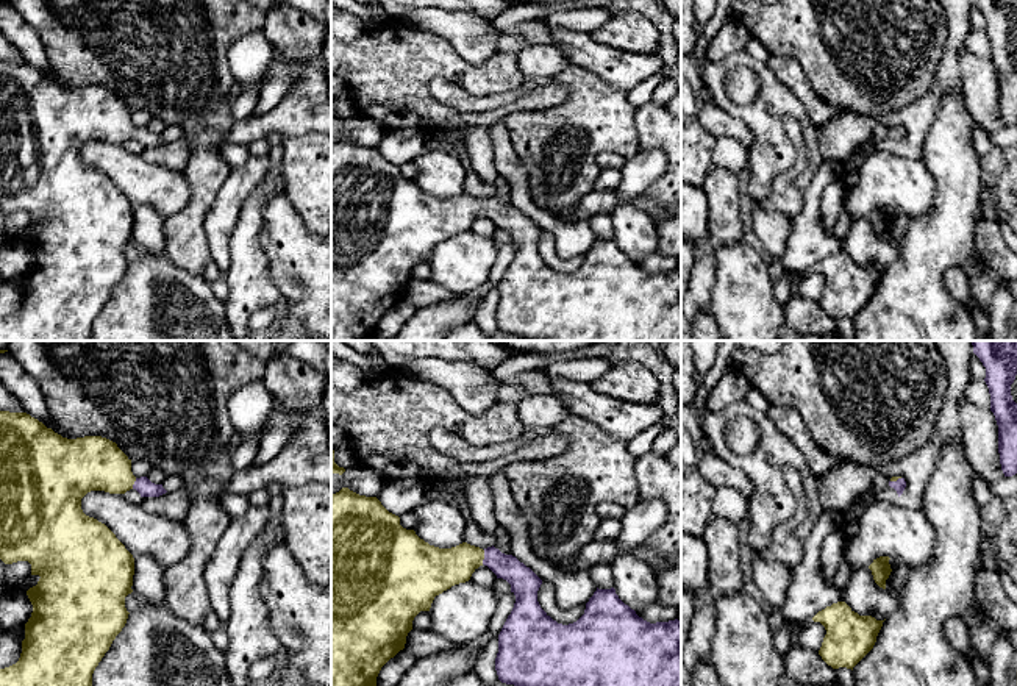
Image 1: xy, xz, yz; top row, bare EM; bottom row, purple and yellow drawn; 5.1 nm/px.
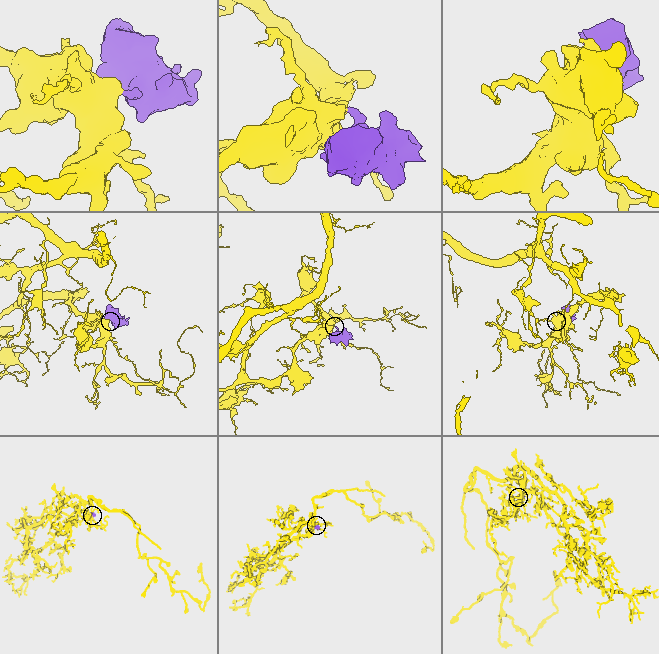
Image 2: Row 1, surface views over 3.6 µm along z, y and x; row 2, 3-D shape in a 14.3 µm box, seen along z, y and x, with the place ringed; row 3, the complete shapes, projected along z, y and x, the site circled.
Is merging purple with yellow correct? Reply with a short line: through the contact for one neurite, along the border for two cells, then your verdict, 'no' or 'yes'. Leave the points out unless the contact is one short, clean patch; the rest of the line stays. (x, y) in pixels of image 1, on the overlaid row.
xz (524, 582), (510, 568), (485, 557), (469, 557), (438, 569) | yes

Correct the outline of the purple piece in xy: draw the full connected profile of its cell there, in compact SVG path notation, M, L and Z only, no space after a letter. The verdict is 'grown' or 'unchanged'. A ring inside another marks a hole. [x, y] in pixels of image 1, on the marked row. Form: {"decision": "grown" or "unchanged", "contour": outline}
{"decision": "grown", "contour": "M0 411L0 559L5 564L28 561L31 564L31 575L41 577L37 584L27 591L33 605L33 613L25 623L25 639L22 641L20 658L16 664L0 669L0 686L92 686L95 667L125 627L130 614L125 608L125 597L133 592L134 558L105 523L83 513L81 498L91 491L125 494L130 489L136 489L141 497L159 497L167 492L162 484L155 484L147 477L136 478L131 472L131 459L116 442L106 438L84 436L67 439L27 413Z"}

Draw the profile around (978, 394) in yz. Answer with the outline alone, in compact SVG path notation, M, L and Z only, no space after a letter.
M972 380L967 386L967 400L981 408L990 408L990 394L984 380Z

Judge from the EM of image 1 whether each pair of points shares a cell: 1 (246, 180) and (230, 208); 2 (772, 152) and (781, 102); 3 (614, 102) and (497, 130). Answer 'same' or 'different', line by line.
1: same
2: same
3: different

